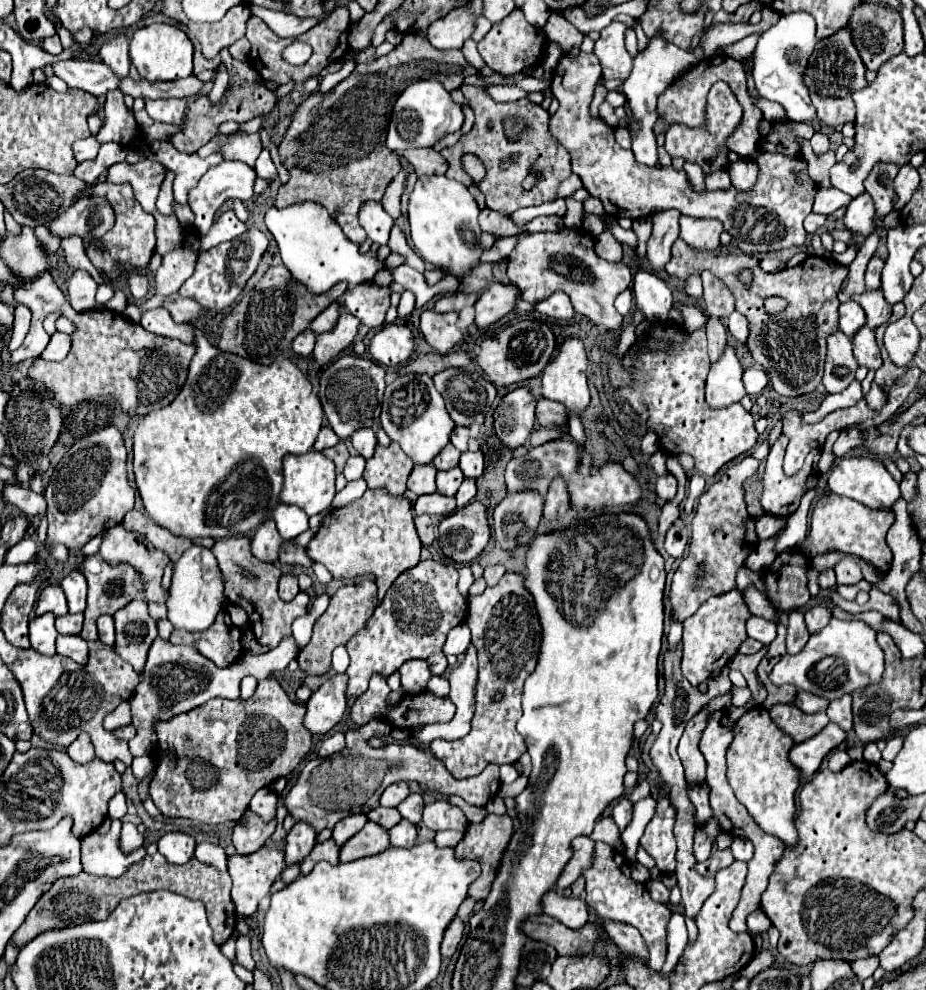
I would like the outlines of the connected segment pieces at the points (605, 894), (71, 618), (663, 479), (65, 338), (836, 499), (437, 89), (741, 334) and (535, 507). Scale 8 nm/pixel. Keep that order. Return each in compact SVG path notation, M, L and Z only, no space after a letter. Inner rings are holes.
M604 842L594 844L594 862L584 870L582 876L586 878L586 904L590 910L594 910L594 916L638 928L650 950L648 966L658 972L666 960L666 926L670 920L670 910L664 904L654 902L644 884L638 884L630 878L628 862Z
M66 614L66 616L58 616L56 618L56 630L58 634L68 634L68 636L76 636L82 630L82 614Z
M672 474L658 476L658 480L656 480L656 494L658 494L662 500L674 498L674 494L676 494L676 478L674 478Z
M54 332L50 338L50 344L42 352L42 356L46 360L62 360L68 354L68 350L70 350L70 336L62 334L62 332Z
M830 492L830 494L824 494L812 510L810 530L808 530L806 540L802 542L802 552L808 558L814 558L814 556L826 554L826 552L854 554L854 556L870 562L876 570L888 572L890 564L892 564L892 552L886 544L886 532L892 524L894 524L894 512L870 510L868 506L862 506L856 500Z
M434 78L418 80L406 86L406 90L402 90L402 94L394 102L394 110L392 110L392 118L390 118L388 134L386 134L386 148L388 150L408 150L408 148L434 146L440 138L452 132L458 132L462 124L464 124L462 106L450 98L450 92L442 84ZM406 110L410 110L414 118L418 118L418 138L402 138L402 134L398 134L398 122L402 122L402 114L406 114Z
M738 311L731 313L728 317L728 332L734 339L745 343L749 334L747 318Z
M522 490L508 494L494 508L494 534L496 542L504 550L528 544L536 536L536 528L542 518L544 498L534 490Z

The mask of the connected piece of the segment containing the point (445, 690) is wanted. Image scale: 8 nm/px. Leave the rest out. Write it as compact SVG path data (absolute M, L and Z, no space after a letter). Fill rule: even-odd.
M432 676L426 686L425 691L430 692L440 698L448 697L450 691L448 679L444 678L443 676Z

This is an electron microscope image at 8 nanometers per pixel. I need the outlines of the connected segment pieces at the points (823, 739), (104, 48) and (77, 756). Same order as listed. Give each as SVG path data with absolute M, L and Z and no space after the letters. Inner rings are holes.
M830 722L814 738L810 738L802 744L794 744L788 758L804 776L812 776L820 768L824 756L830 750L834 750L840 742L844 742L844 738L846 738L846 732Z
M116 34L102 42L100 58L108 64L118 76L128 76L128 38L126 34Z
M80 734L72 746L68 748L68 756L74 760L74 762L80 762L80 764L86 764L90 762L96 754L94 754L94 746L90 742L90 736L88 734Z

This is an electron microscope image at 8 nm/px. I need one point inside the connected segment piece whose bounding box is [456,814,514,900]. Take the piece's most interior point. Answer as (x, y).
(486, 842)

